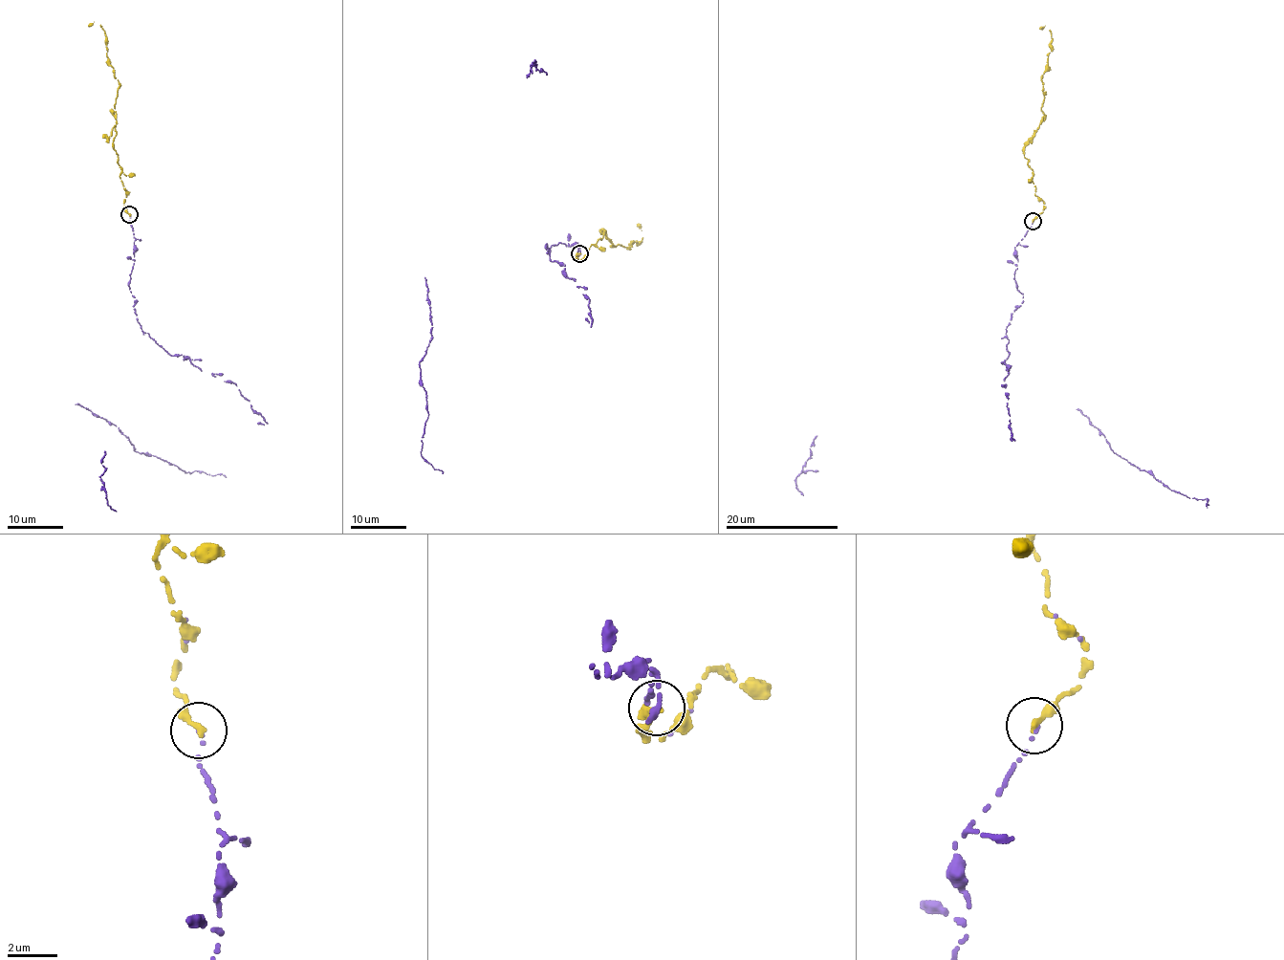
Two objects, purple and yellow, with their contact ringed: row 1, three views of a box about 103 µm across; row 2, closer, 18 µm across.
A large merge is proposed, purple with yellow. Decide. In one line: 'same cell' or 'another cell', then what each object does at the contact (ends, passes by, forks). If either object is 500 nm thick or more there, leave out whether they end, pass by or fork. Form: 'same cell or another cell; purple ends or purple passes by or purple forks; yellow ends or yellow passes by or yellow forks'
same cell; purple ends; yellow ends

